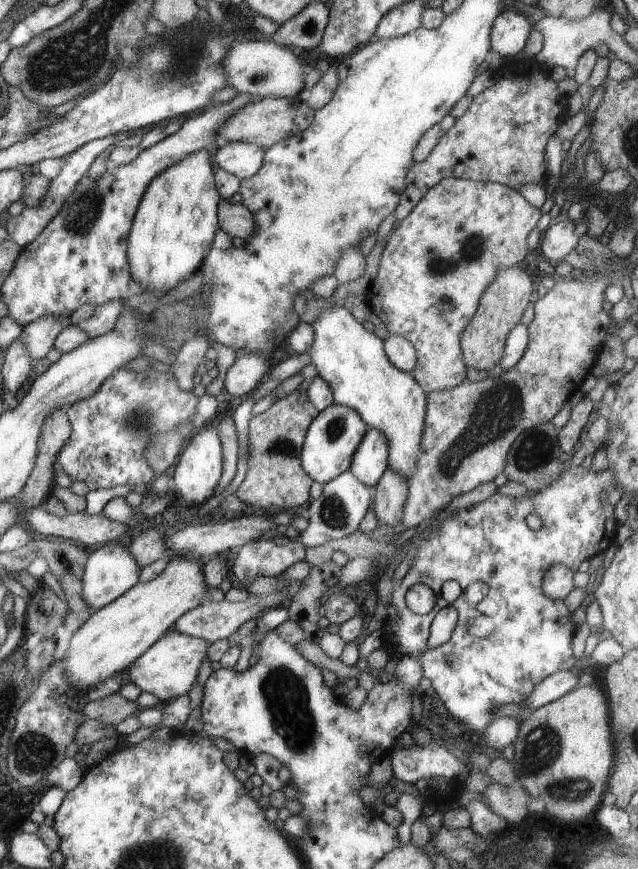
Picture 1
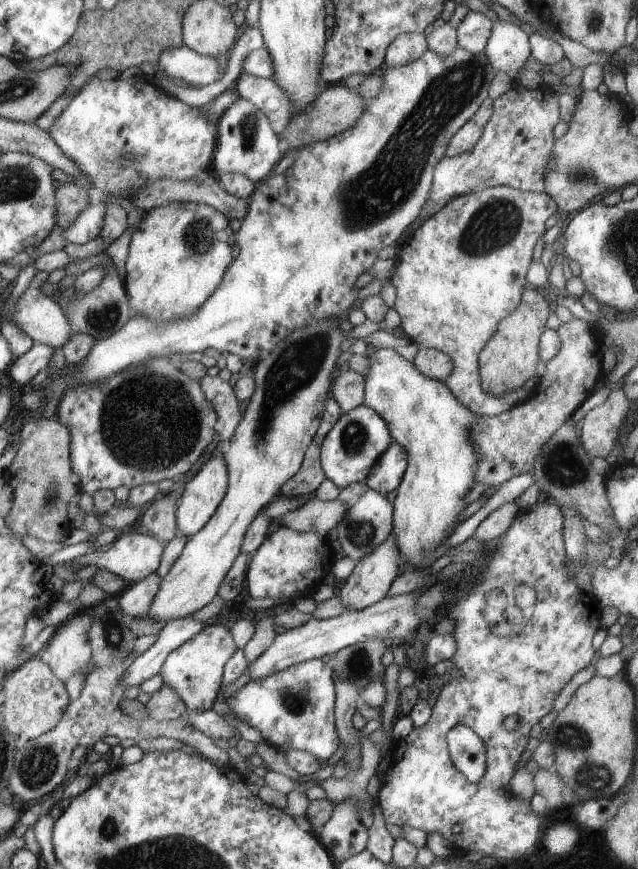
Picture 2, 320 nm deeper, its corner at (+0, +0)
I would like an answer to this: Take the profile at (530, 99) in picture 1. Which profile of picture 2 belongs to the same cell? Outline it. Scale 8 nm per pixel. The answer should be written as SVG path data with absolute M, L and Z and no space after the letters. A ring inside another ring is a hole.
M518 86L518 88L511 87L505 94L493 100L493 113L483 128L480 140L468 152L457 157L446 156L436 165L431 191L418 219L426 220L429 216L433 216L457 196L481 191L488 187L504 185L523 191L542 192L548 172L547 164L550 162L550 154L555 141L554 126L560 121L558 97L546 88L526 90Z

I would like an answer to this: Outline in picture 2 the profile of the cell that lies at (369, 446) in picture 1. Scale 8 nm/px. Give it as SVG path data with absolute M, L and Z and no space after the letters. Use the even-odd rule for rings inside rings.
M393 442L370 469L365 484L370 489L387 495L398 488L407 466L407 452Z

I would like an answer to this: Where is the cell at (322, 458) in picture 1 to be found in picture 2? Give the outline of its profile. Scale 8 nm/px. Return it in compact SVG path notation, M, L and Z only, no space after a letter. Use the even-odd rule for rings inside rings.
M362 404L344 413L325 436L321 444L321 467L339 489L356 482L364 483L370 469L393 442L386 421L370 407Z

